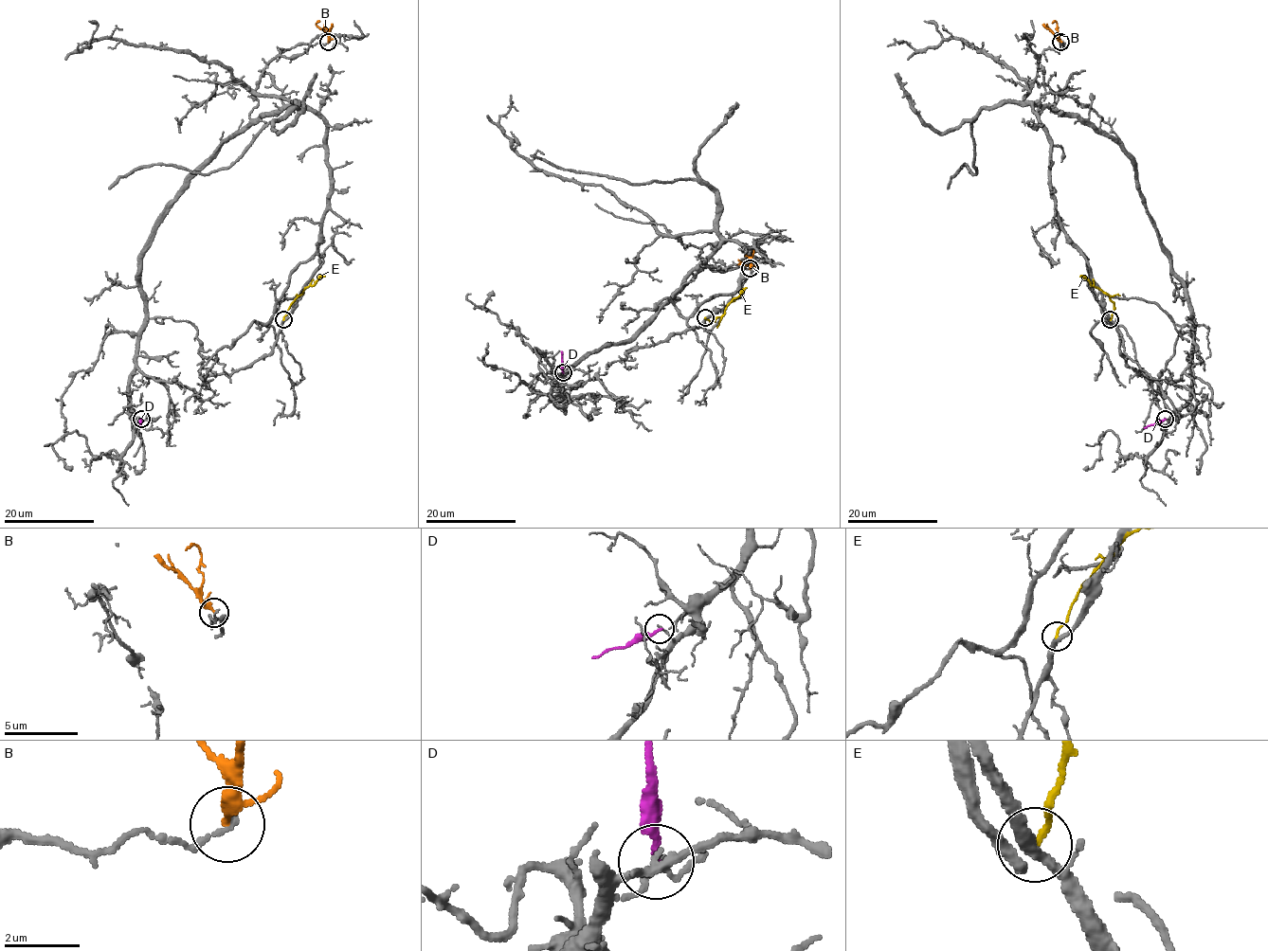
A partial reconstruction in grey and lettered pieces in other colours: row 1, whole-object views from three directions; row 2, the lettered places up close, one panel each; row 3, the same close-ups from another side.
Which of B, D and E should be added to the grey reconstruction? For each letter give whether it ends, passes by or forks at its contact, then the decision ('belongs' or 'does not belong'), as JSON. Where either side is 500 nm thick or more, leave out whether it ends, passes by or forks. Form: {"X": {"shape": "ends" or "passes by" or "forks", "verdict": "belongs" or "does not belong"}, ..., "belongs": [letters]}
{"B": {"shape": "passes by", "verdict": "does not belong"}, "D": {"shape": "ends", "verdict": "does not belong"}, "E": {"shape": "ends", "verdict": "does not belong"}, "belongs": []}

